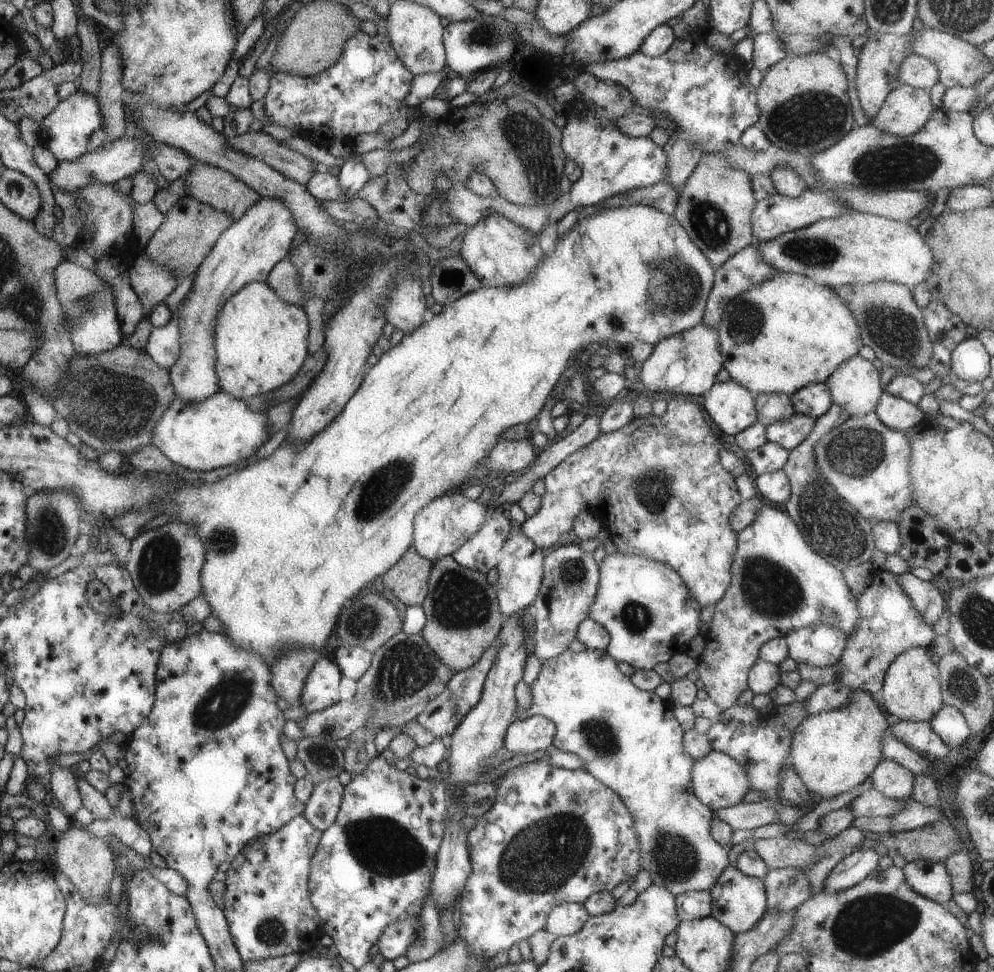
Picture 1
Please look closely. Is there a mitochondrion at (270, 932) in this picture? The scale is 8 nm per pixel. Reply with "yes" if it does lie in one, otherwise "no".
yes

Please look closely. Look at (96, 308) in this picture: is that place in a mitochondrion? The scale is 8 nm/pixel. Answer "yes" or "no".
no

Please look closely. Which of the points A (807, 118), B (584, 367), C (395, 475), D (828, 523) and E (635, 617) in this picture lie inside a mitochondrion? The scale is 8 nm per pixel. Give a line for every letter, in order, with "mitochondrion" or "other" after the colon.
A: mitochondrion
B: other
C: mitochondrion
D: mitochondrion
E: mitochondrion

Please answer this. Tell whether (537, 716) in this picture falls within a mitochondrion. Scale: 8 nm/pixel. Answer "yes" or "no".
no

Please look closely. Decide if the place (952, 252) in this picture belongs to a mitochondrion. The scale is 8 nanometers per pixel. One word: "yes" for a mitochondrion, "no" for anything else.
no

